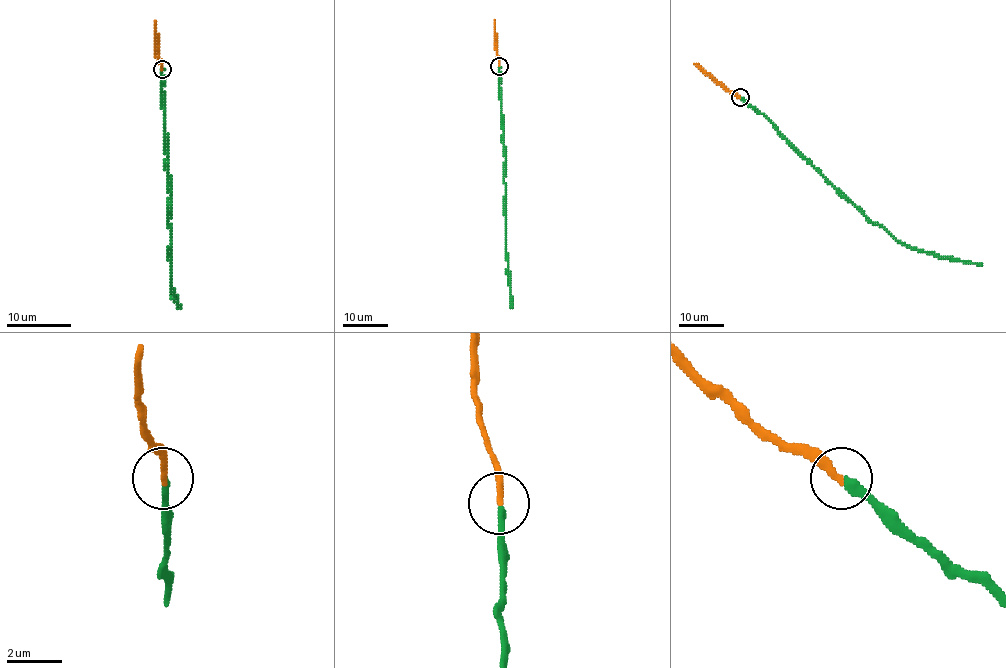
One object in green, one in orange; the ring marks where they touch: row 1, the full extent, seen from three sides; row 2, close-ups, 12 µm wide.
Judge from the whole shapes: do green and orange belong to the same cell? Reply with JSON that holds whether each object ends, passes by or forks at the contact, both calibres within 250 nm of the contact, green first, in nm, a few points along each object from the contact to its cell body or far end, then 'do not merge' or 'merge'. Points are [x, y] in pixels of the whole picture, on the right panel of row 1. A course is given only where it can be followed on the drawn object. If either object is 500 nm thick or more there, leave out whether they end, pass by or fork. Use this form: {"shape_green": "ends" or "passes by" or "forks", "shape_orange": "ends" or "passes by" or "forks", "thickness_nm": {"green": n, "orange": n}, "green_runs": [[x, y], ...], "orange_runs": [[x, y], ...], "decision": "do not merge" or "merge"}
{"shape_green": "ends", "shape_orange": "ends", "thickness_nm": {"green": 280, "orange": 240}, "green_runs": [[741, 97], [760, 112], [871, 222], [880, 224], [895, 239], [920, 250], [982, 266]], "orange_runs": [[740, 97], [727, 91], [694, 63]], "decision": "merge"}

